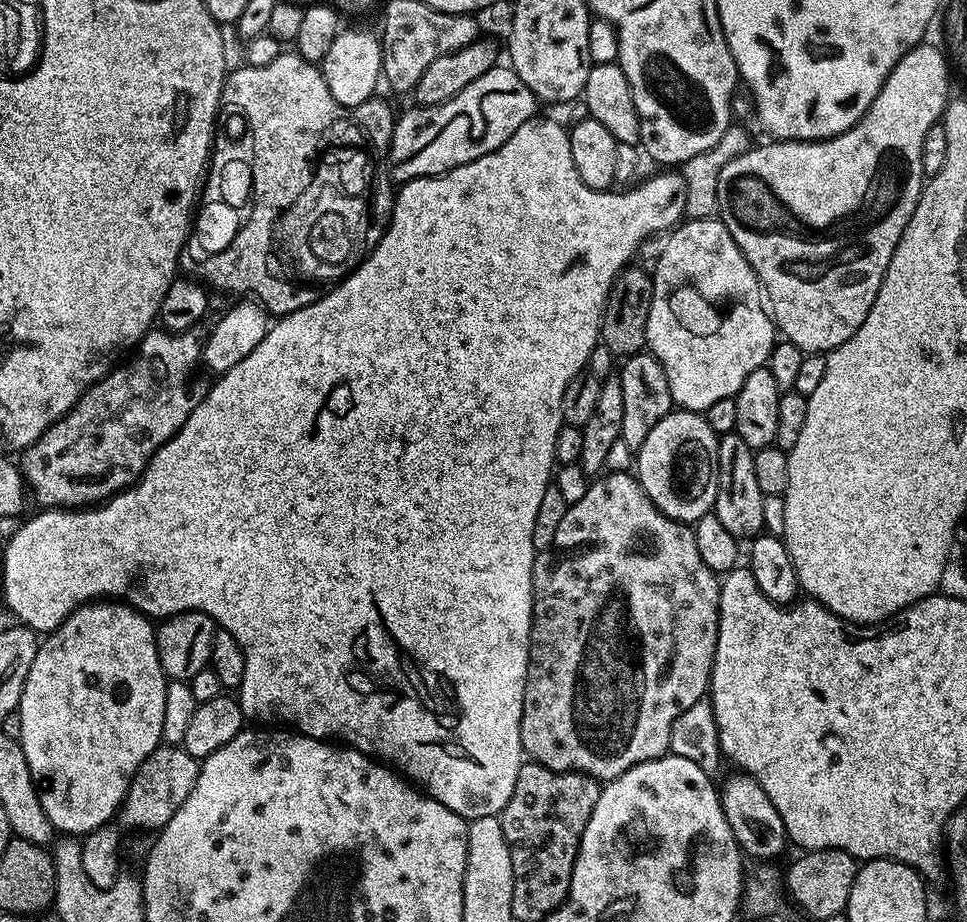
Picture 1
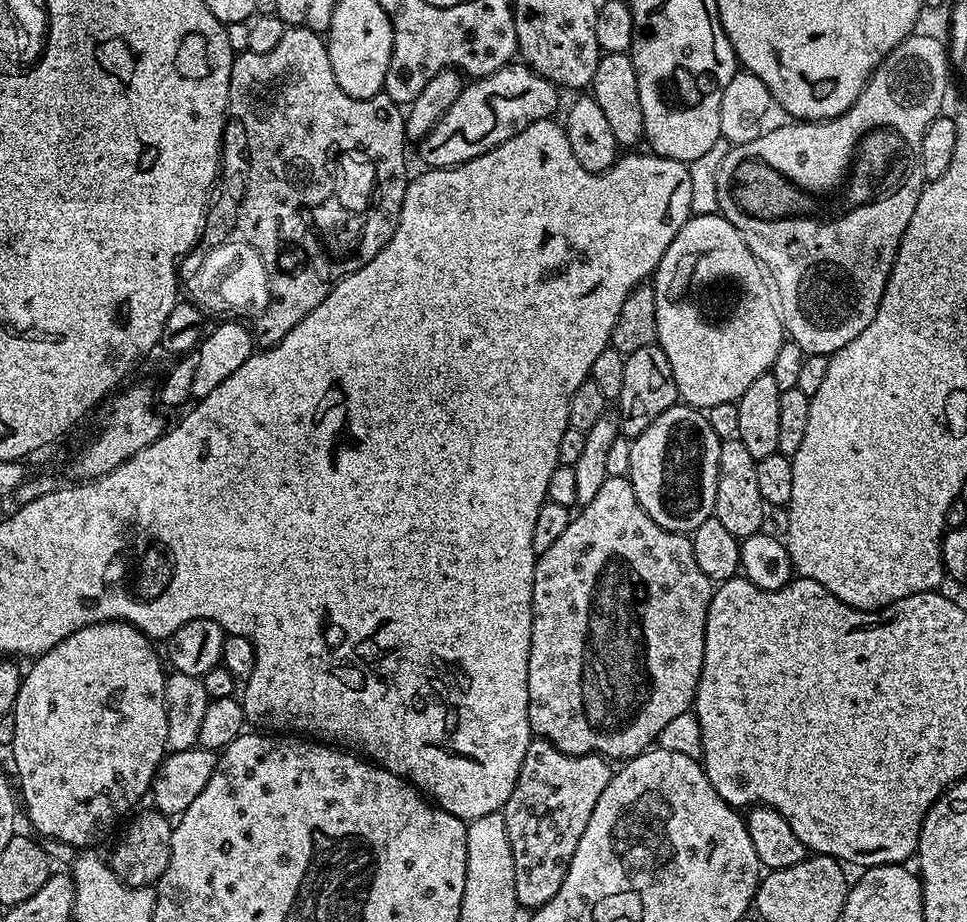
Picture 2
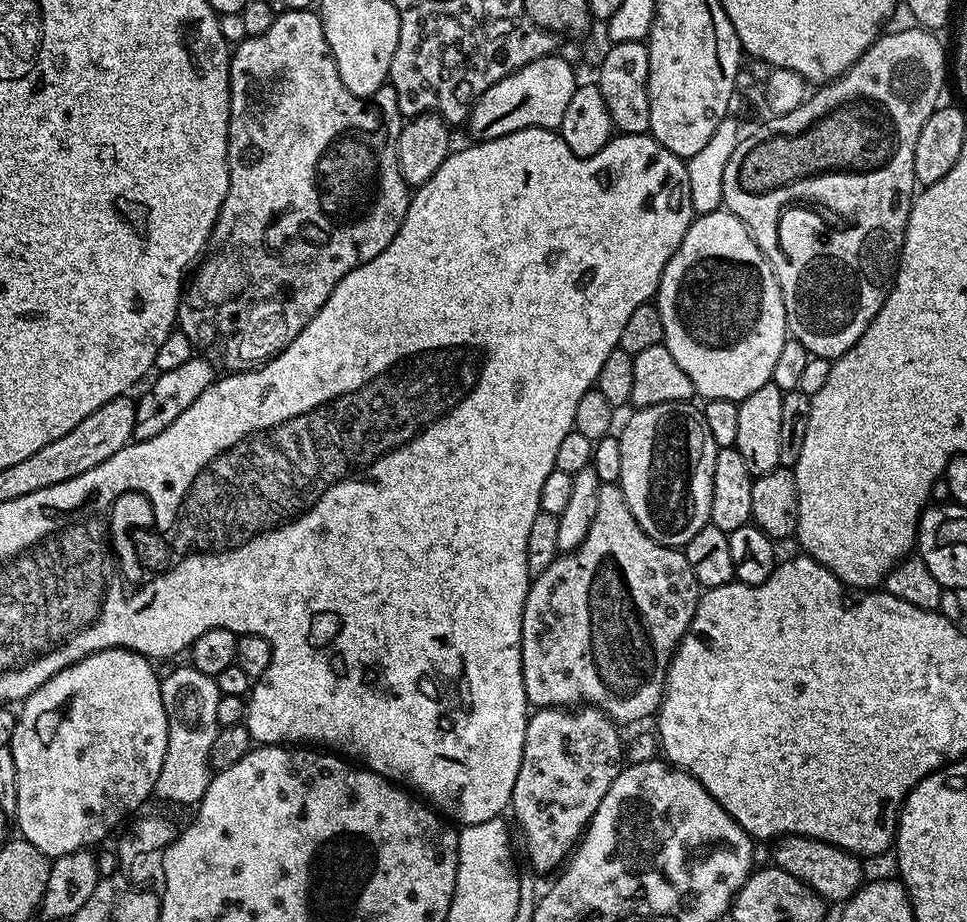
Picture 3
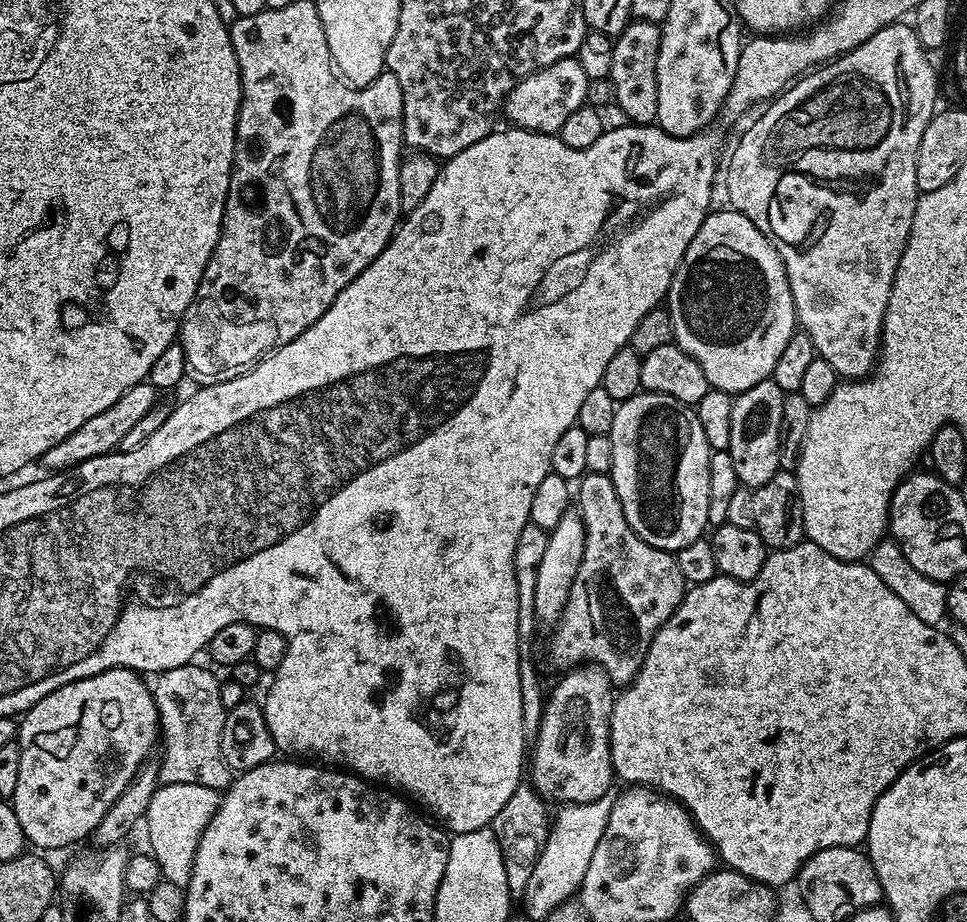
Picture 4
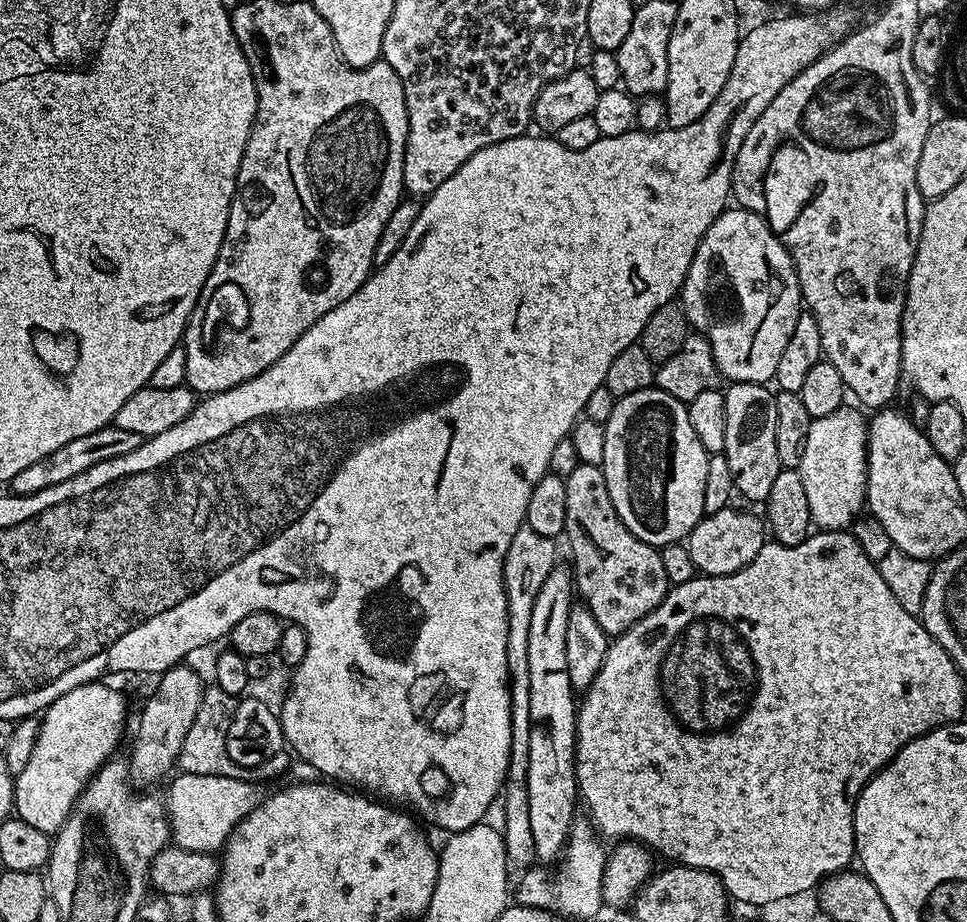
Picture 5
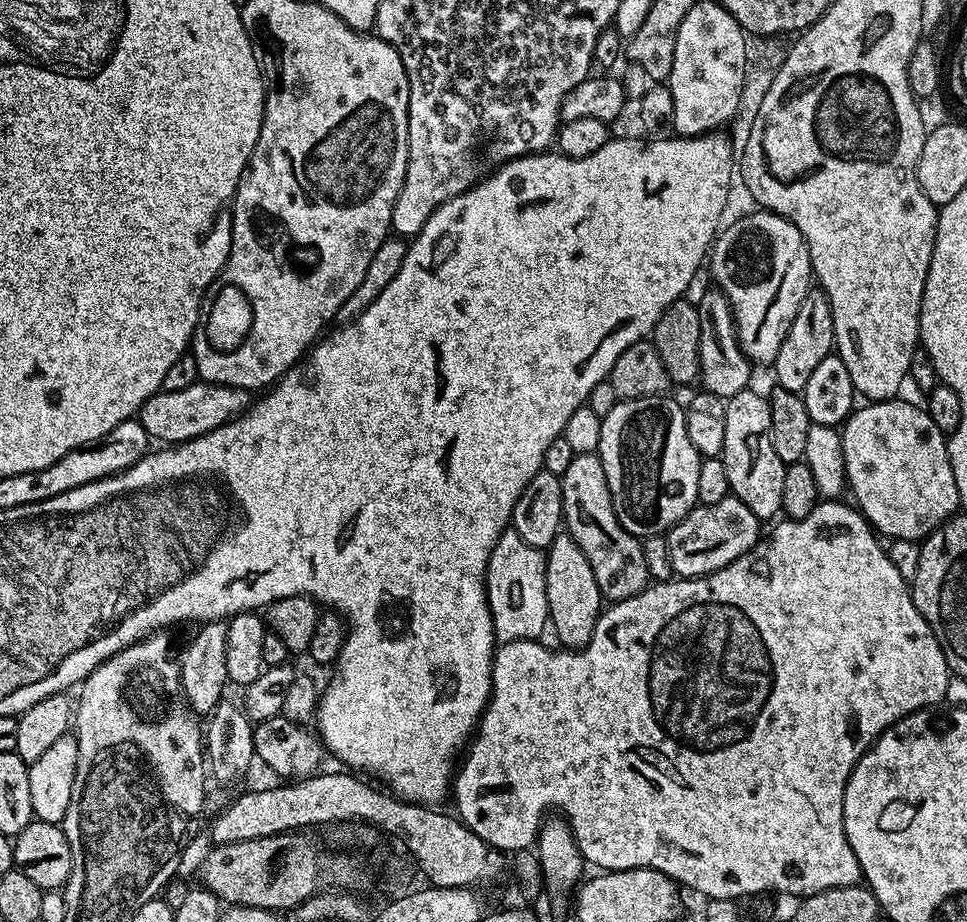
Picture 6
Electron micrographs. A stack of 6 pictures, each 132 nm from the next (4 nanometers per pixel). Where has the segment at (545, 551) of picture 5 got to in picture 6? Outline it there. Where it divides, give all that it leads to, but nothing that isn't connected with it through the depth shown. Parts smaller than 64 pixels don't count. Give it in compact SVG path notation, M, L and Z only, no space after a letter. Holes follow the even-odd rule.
M514 531L502 533L490 554L484 585L488 591L494 634L500 644L543 637L544 627L547 629L550 621L546 602L546 556L541 549L526 546Z

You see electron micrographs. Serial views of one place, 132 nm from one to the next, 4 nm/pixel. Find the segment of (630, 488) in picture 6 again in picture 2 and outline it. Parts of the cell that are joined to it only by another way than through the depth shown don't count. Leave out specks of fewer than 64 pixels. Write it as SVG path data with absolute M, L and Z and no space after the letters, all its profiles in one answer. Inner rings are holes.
M677 402L670 410L666 410L662 414L658 414L658 418L654 418L654 422L650 422L650 426L646 426L646 430L642 430L642 434L638 434L632 440L630 446L630 470L627 478L632 484L632 489L636 495L636 501L642 506L642 510L646 510L646 514L650 514L650 518L654 518L654 522L658 522L658 526L662 526L671 532L682 532L691 534L695 528L702 526L702 522L706 522L706 518L713 515L716 507L716 487L718 486L718 466L720 465L720 437L714 434L714 430L710 430L710 422L707 415L701 409L693 408L691 404Z

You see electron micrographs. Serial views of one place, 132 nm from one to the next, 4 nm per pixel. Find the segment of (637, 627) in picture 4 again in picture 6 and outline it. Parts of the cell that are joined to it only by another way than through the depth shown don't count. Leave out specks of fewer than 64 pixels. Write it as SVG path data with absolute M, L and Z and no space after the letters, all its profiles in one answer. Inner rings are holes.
M596 452L576 455L570 466L560 475L562 486L562 510L564 511L563 527L567 535L578 542L582 554L586 554L586 562L590 562L590 570L594 570L594 579L598 581L598 590L605 601L615 602L636 596L650 583L646 570L646 558L641 537L630 534L622 522L618 522L618 514L614 510L614 502L610 498L610 490L606 482L606 470L602 470L602 462Z

